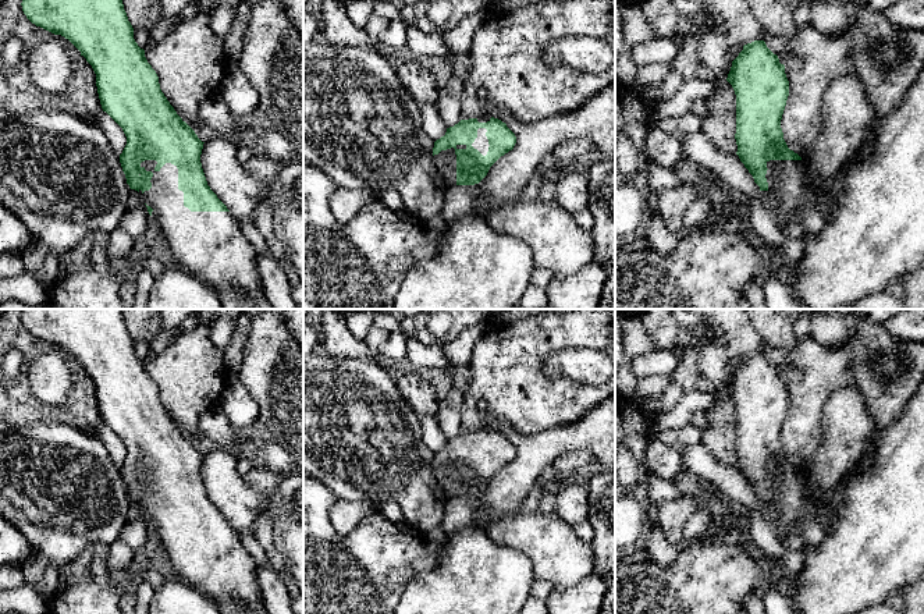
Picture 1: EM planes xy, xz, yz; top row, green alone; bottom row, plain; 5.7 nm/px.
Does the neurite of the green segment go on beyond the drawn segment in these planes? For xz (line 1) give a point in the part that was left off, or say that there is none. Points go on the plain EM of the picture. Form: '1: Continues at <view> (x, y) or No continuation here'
1: Continues at xz (445, 474)

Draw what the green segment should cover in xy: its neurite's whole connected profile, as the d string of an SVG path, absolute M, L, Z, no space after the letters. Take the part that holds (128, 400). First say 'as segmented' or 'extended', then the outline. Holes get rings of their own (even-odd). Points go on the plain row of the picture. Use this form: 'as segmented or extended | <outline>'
extended | M22 309L21 317L32 336L68 351L92 377L102 420L127 448L120 466L127 496L142 507L178 578L214 600L234 600L252 614L269 614L255 560L207 497L200 475L205 454L161 404L156 383L134 351L121 309Z

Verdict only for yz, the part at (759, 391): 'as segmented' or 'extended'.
extended

